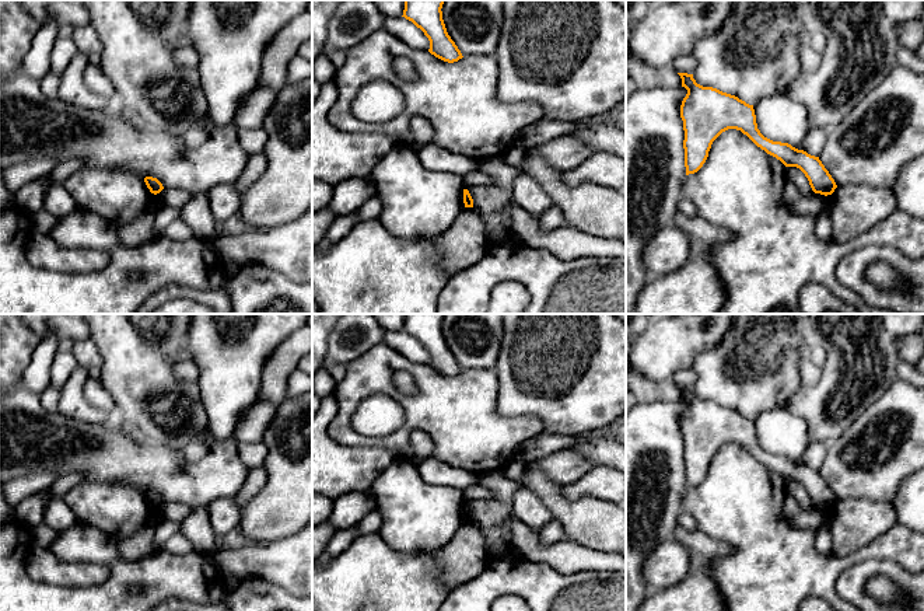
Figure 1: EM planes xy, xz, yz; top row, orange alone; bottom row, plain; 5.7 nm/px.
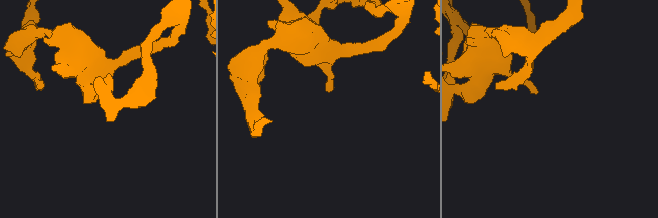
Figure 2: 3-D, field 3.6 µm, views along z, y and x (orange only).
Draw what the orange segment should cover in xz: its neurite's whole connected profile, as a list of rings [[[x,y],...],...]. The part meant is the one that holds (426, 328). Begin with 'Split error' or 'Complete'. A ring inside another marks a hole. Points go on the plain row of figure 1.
Complete. [[[405,314],[403,329],[420,342],[430,355],[428,366],[435,371],[454,377],[462,367],[447,346],[442,334],[444,314]]]

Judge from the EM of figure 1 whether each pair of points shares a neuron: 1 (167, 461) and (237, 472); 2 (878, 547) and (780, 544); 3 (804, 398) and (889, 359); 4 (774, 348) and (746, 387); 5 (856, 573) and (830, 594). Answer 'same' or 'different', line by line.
1: same
2: same
3: same
4: same
5: different

